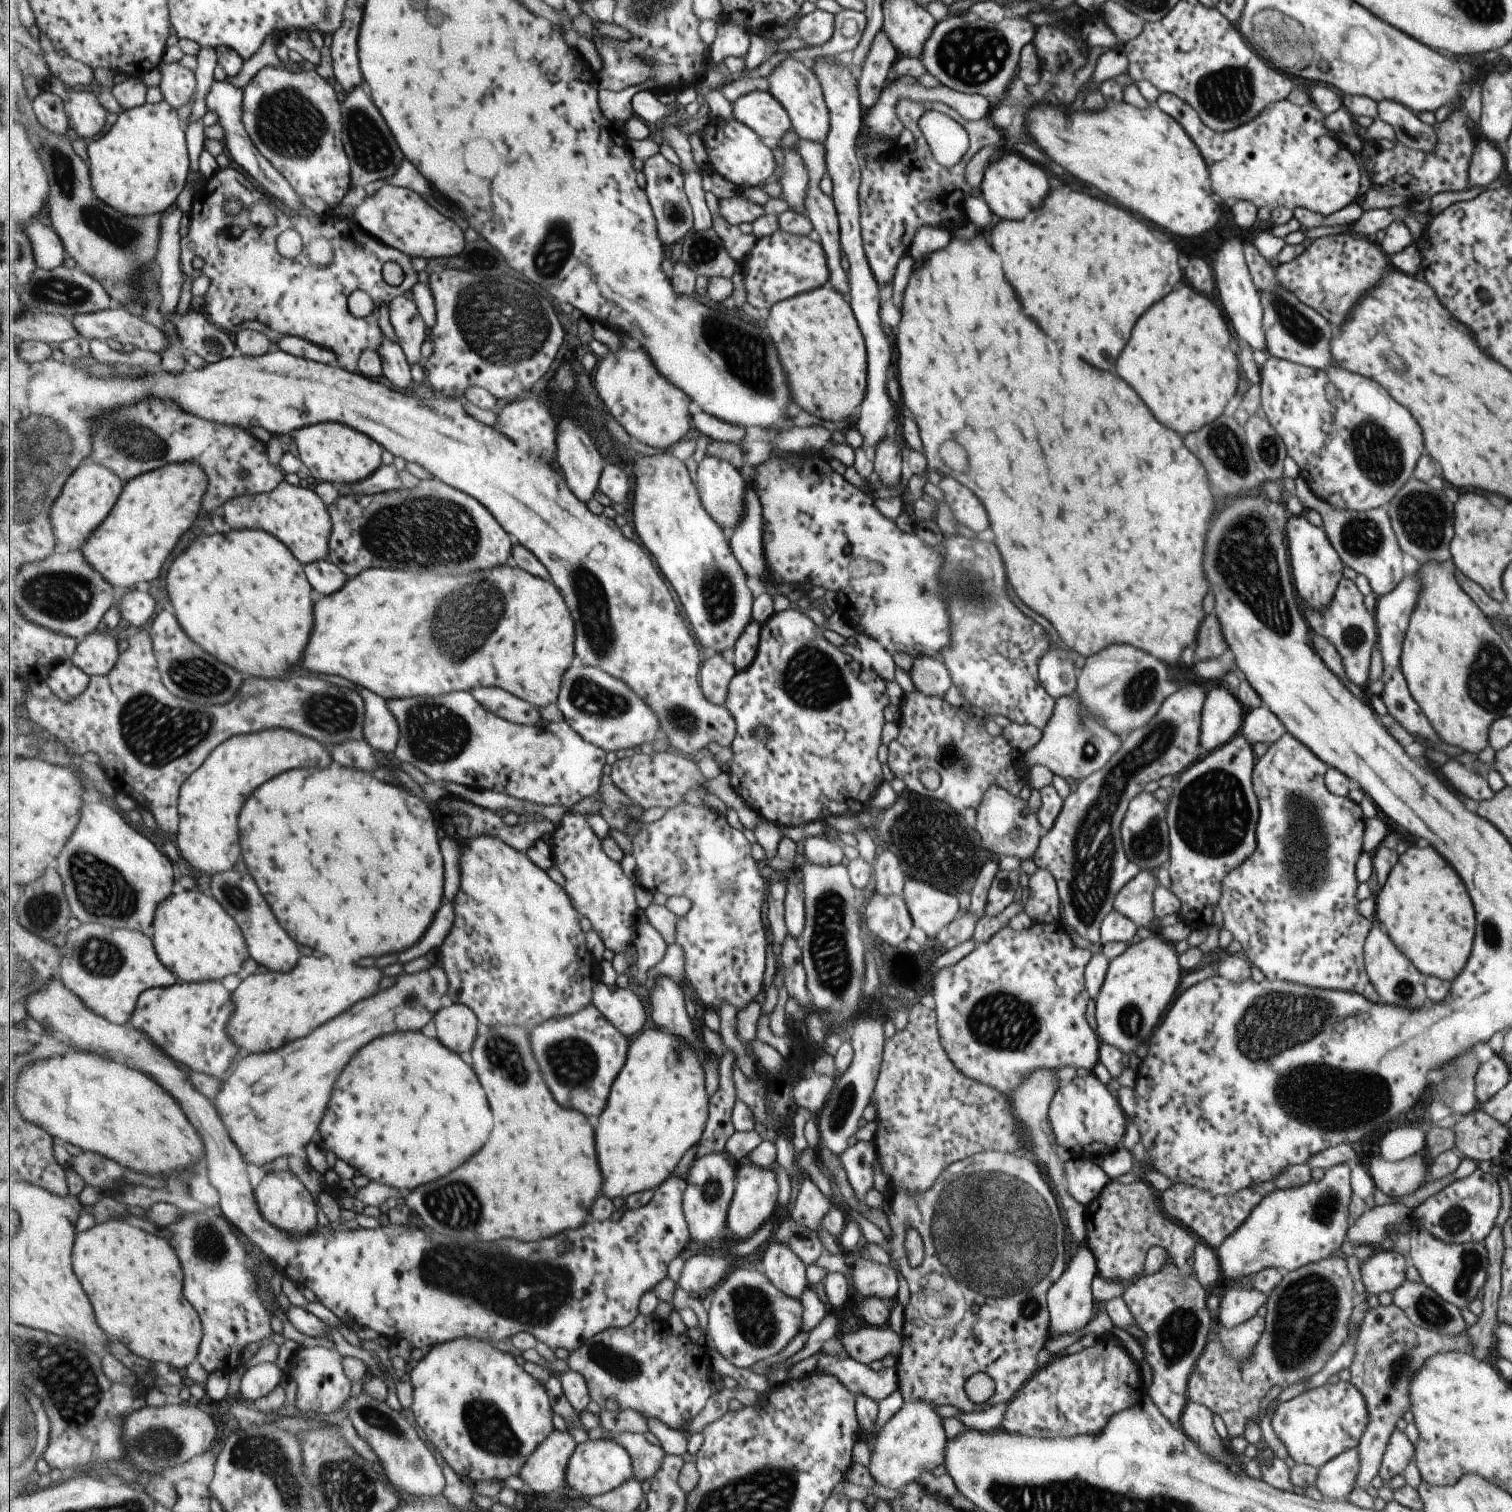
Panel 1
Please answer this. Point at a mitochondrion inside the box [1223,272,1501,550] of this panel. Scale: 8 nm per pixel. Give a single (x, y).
(1379, 457)

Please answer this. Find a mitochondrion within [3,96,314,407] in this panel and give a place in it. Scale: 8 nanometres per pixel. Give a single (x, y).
(127, 236)

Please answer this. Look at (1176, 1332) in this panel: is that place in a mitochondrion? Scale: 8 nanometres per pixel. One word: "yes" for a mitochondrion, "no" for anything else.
yes

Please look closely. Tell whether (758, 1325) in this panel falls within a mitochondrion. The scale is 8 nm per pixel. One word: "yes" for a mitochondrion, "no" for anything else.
yes

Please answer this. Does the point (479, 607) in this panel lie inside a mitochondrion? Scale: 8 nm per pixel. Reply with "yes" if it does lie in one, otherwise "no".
yes

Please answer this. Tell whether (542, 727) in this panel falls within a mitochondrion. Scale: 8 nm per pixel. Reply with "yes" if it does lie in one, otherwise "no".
no

